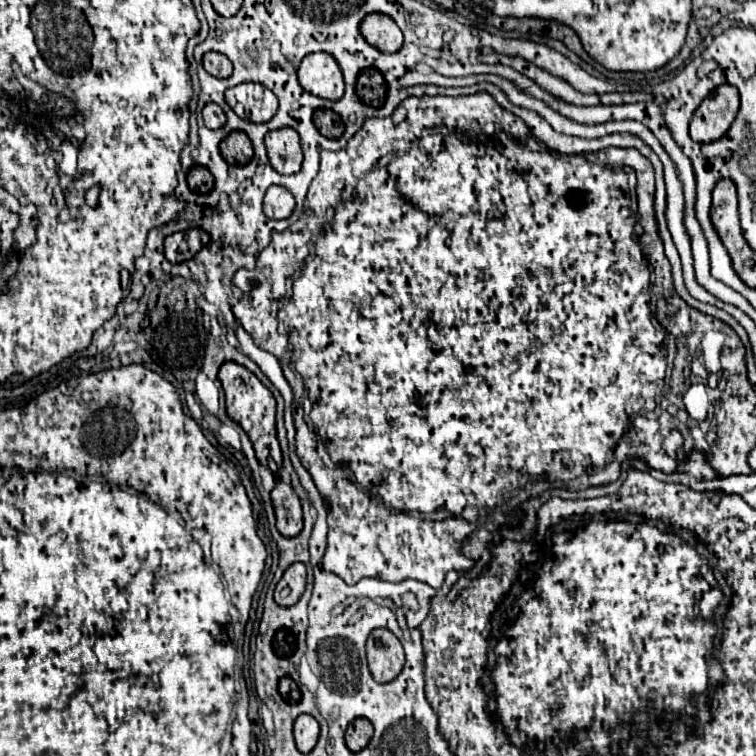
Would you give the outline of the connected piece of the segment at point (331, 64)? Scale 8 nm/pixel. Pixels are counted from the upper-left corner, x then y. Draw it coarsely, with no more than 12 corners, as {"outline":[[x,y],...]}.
{"outline":[[327,53],[307,55],[301,87],[321,99],[343,97],[343,75]]}

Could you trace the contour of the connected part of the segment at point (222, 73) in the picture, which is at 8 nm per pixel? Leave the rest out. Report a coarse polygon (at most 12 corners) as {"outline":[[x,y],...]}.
{"outline":[[211,51],[203,67],[217,79],[227,79],[233,63],[225,55]]}

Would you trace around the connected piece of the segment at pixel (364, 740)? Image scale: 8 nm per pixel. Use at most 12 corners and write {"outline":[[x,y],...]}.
{"outline":[[355,719],[345,733],[353,753],[367,747],[373,725],[367,719]]}

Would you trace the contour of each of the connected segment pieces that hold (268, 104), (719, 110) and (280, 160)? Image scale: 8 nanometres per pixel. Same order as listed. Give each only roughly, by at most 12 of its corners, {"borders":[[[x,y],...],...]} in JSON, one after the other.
{"borders":[[[259,83],[227,89],[229,107],[247,121],[267,123],[277,97]],[[719,85],[691,117],[693,141],[727,133],[739,111],[733,85]],[[293,129],[265,135],[269,163],[283,175],[301,169],[303,153]]]}

